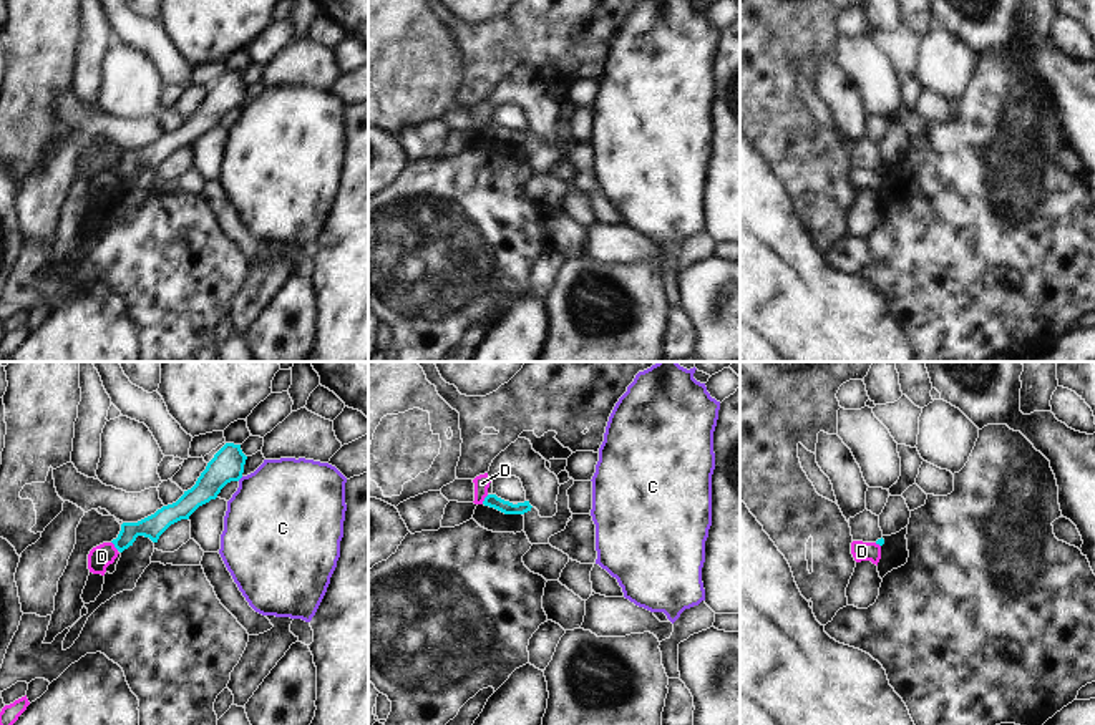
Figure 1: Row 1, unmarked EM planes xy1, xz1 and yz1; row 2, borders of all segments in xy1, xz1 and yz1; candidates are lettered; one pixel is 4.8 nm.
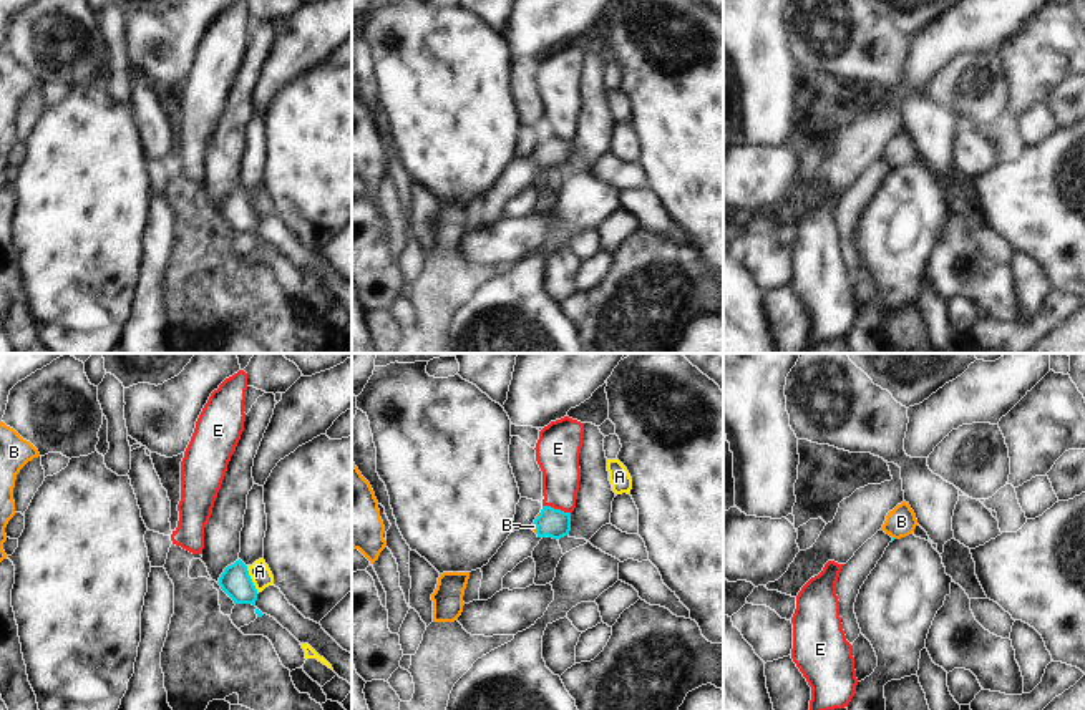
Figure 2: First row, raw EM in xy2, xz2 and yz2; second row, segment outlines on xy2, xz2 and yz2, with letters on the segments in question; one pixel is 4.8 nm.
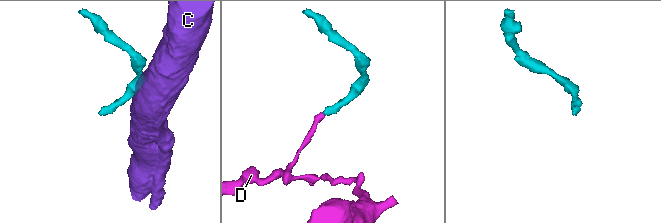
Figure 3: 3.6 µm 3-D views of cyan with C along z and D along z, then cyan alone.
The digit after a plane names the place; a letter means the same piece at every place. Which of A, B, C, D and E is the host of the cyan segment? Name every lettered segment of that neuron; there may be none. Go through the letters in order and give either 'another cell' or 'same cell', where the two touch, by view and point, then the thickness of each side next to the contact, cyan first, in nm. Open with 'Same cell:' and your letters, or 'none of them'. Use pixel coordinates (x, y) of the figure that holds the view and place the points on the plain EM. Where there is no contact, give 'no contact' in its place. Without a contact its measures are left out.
Same cell: B
A: another cell; contact xy2 (251, 208); calibres 150 and 100 nm
B: same cell; contact xz2 (536, 156); calibres 140 and 20 nm
C: another cell; contact xy1 (239, 107); calibres 160 and 460 nm
D: another cell; contact xz1 (485, 128); calibres 60 and 80 nm
E: another cell; contact xz2 (556, 138); calibres 140 and 200 nm

